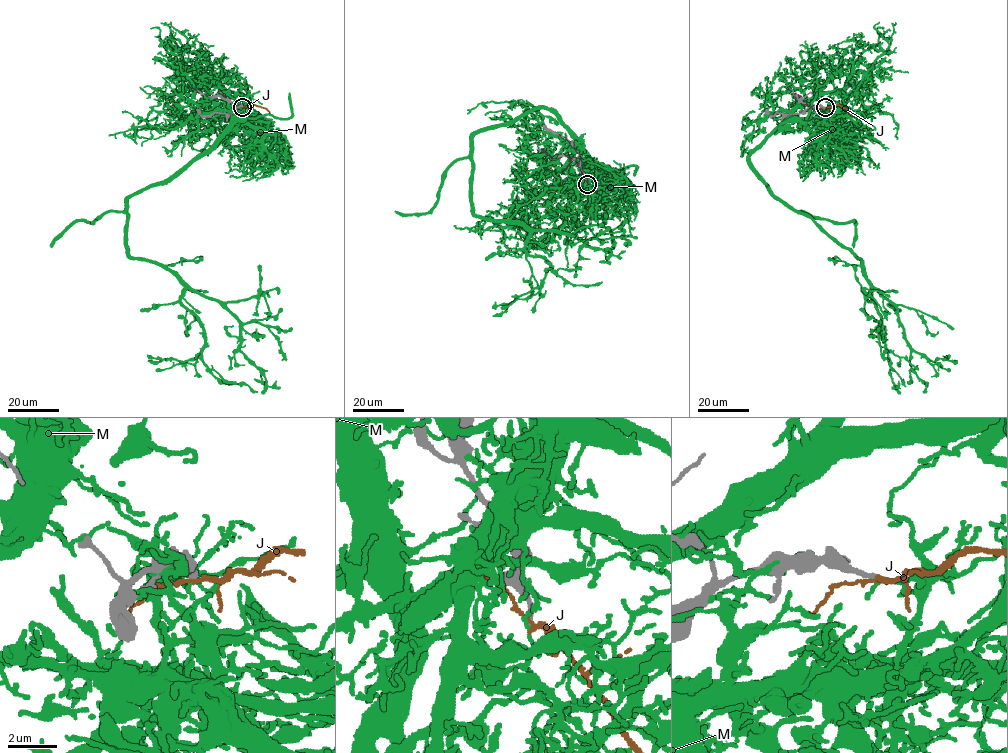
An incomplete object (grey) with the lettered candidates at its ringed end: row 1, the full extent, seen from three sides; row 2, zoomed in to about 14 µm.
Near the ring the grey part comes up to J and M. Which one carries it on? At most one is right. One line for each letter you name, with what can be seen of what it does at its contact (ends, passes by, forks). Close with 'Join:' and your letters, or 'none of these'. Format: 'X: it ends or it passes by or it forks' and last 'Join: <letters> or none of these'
Join: none of these

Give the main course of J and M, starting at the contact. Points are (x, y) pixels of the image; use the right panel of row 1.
J: (824, 107), (838, 105), (855, 114)
M: (824, 107), (826, 119), (785, 121), (749, 154), (749, 163), (771, 192), (852, 252), (896, 306), (922, 392)

